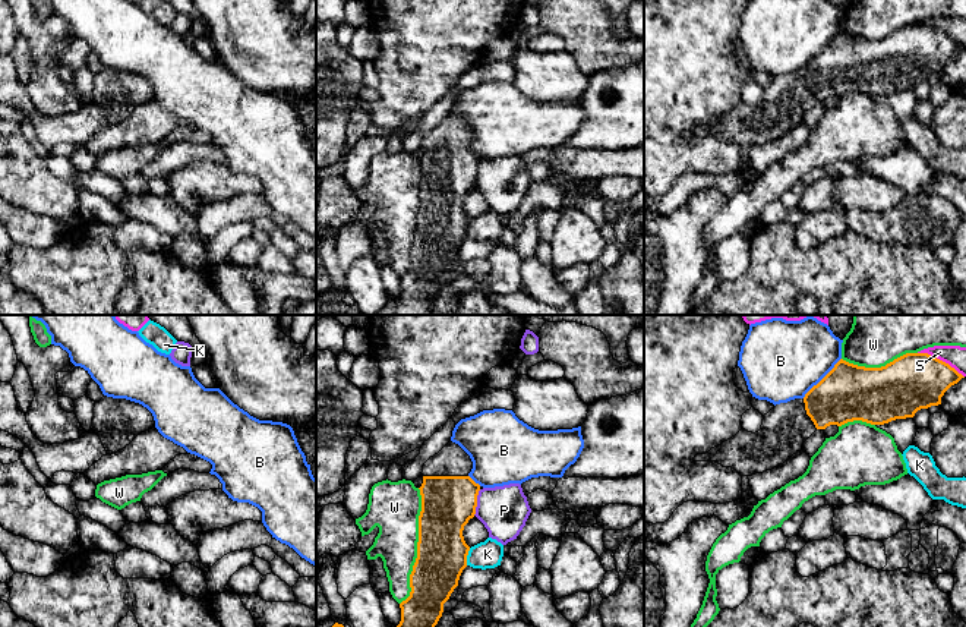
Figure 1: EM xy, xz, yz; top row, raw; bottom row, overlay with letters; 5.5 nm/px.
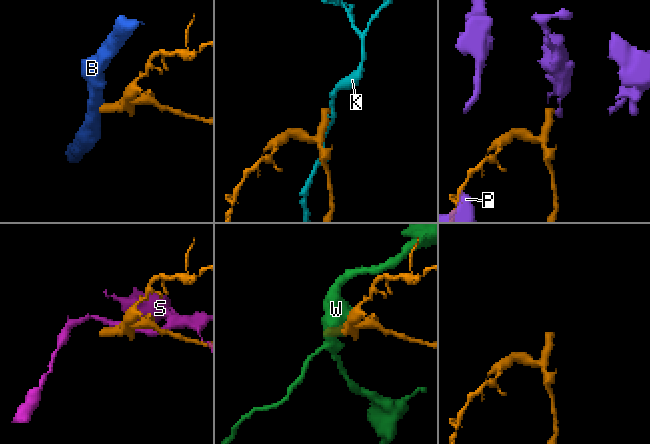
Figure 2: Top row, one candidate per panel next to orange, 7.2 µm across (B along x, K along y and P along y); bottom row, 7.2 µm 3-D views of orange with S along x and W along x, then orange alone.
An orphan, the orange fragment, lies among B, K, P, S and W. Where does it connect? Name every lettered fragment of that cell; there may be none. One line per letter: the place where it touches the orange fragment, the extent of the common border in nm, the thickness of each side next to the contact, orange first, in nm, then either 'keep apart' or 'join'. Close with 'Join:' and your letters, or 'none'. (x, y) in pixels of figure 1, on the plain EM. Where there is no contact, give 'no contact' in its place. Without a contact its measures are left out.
B: yz (823, 50) | 300 nm | 320/400 nm | keep apart
K: xz (466, 229) | 100 nm | 280/150 nm | keep apart
P: xz (476, 175) | 150 nm | 300/280 nm | keep apart
S: yz (941, 32) | 300 nm | 320/110 nm | keep apart
W: xz (417, 219) | 650 nm | 280/280 nm | keep apart
Join: none

